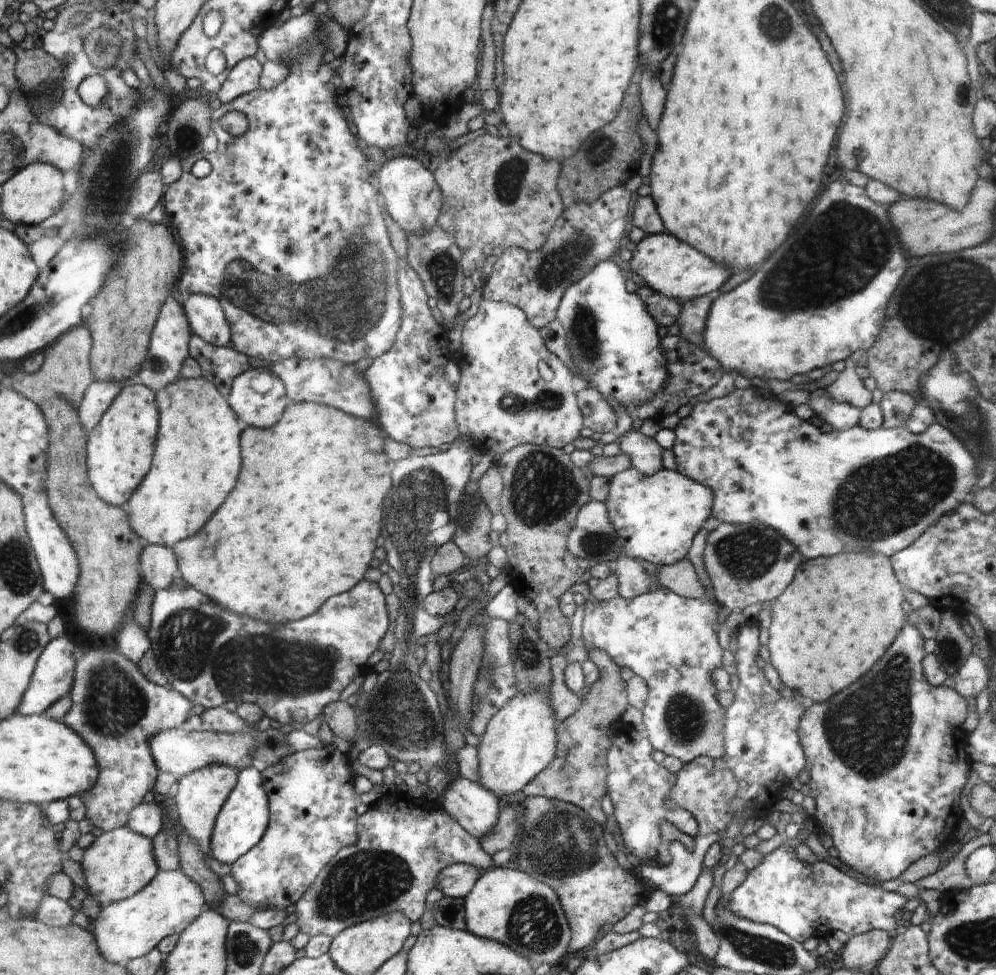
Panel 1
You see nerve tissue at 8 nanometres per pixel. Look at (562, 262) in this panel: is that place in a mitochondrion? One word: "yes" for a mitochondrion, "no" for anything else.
yes

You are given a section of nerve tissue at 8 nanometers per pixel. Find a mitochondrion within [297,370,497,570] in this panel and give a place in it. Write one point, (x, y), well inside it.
(470, 510)

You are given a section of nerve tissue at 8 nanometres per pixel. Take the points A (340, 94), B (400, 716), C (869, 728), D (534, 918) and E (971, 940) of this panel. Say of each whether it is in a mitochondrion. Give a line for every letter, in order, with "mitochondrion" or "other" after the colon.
A: other
B: mitochondrion
C: mitochondrion
D: mitochondrion
E: mitochondrion

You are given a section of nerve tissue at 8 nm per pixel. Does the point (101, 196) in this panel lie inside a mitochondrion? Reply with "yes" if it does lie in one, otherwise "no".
yes

